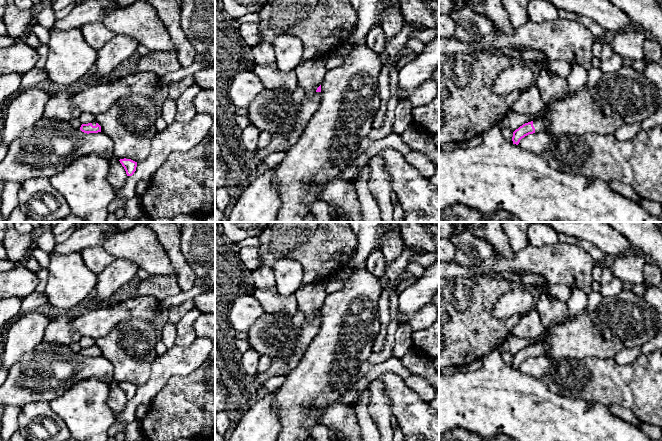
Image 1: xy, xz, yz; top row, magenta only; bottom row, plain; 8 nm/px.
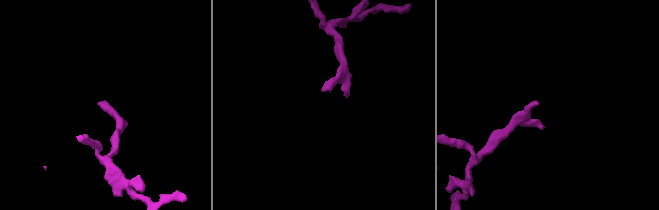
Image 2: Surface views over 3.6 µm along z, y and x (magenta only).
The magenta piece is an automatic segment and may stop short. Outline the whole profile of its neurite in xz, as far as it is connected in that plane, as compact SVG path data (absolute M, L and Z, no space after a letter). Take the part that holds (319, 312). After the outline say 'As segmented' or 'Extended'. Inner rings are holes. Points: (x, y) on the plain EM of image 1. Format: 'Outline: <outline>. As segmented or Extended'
Outline: M321 309L317 312L313 319L306 319L300 329L300 335L297 337L295 350L287 357L277 357L272 361L269 369L262 373L256 374L256 381L264 384L268 379L276 376L286 375L291 370L296 368L309 347L311 341L318 333L321 320Z. Extended

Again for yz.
Outline: M535 344L523 348L513 356L513 368L518 369L520 364L529 358L546 355L548 348L542 344Z. Extended

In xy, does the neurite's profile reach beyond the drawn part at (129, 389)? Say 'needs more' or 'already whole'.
already whole

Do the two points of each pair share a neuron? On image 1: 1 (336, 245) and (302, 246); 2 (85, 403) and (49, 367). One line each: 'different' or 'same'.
1: same
2: different

